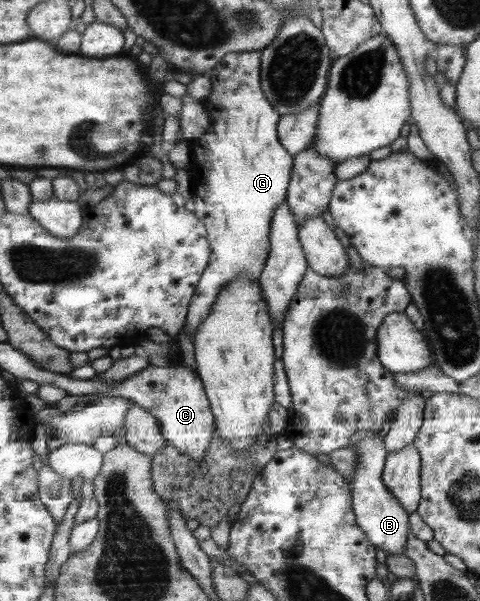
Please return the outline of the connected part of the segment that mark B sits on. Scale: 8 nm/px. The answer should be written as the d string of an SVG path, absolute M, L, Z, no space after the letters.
M364 430L360 434L356 434L354 444L349 447L355 447L360 456L358 456L358 469L351 484L354 490L354 511L358 516L358 525L366 531L367 539L375 544L378 550L385 551L387 555L402 554L405 555L407 551L407 543L409 537L412 535L410 525L410 513L405 510L405 507L398 501L398 498L387 488L386 482L383 480L384 468L386 465L387 457L390 455L387 452L386 444L384 441L385 430Z

